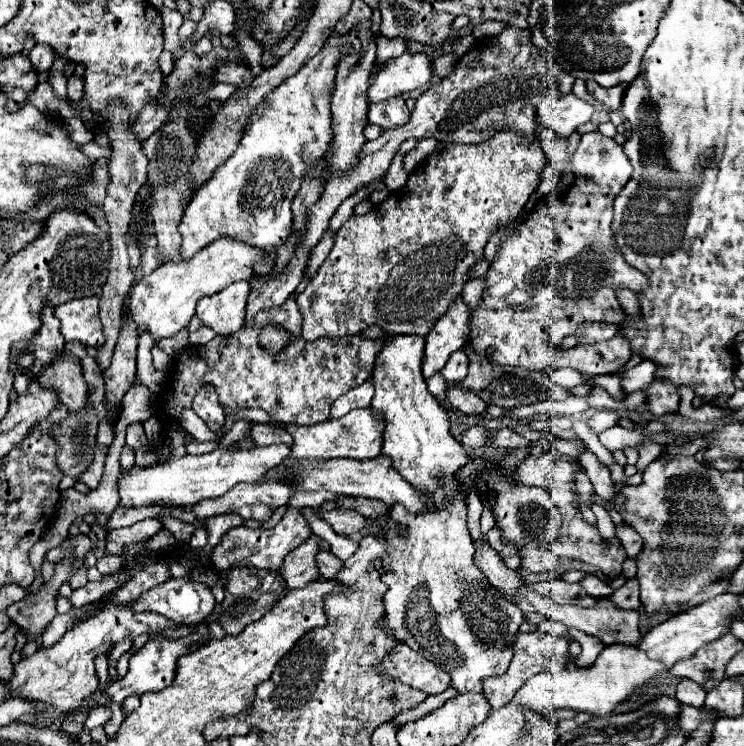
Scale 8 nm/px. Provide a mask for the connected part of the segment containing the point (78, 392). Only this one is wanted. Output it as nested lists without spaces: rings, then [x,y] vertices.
[[[58,358],[44,372],[38,374],[42,384],[52,384],[60,388],[60,400],[70,410],[70,414],[80,414],[88,406],[88,386],[84,382],[78,358]]]

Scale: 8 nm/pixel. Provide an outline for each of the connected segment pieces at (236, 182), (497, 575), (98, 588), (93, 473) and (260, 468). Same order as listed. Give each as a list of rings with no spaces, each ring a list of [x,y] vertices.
[[[356,28],[348,34],[332,32],[324,48],[294,76],[282,82],[270,100],[262,104],[258,120],[250,128],[244,128],[236,152],[194,192],[180,222],[182,258],[194,256],[200,248],[220,236],[232,236],[234,240],[262,250],[284,244],[292,232],[290,204],[298,194],[304,176],[320,158],[324,158],[328,140],[332,140],[328,120],[336,68],[348,50],[360,52],[360,46]]]
[[[476,542],[476,562],[480,564],[480,570],[486,572],[486,578],[506,596],[516,596],[518,588],[524,586],[518,574],[512,574],[512,570],[504,564],[502,556],[494,548],[482,546],[482,542]]]
[[[114,574],[114,578],[102,576],[102,580],[98,582],[88,582],[86,586],[72,590],[68,600],[74,608],[82,608],[84,604],[92,604],[100,600],[100,596],[106,596],[108,592],[112,592],[112,588],[116,588],[116,584],[122,584],[122,582],[124,582],[124,574]]]
[[[95,445],[95,458],[90,467],[83,472],[80,480],[88,486],[89,489],[97,488],[102,478],[104,464],[109,448],[101,448]]]
[[[288,444],[280,446],[264,446],[264,448],[252,448],[252,450],[214,450],[210,454],[202,456],[172,456],[166,462],[158,462],[152,466],[132,466],[124,472],[120,472],[118,480],[118,492],[120,502],[126,508],[142,508],[142,506],[186,506],[192,508],[200,500],[206,498],[220,498],[224,496],[232,486],[238,482],[258,482],[262,476],[280,464],[291,448]]]

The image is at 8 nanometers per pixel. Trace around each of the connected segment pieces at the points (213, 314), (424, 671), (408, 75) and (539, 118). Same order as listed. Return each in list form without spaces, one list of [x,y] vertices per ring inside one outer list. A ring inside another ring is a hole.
[[[236,282],[224,288],[222,292],[200,298],[196,306],[198,318],[204,326],[212,328],[220,336],[230,336],[238,332],[244,324],[244,308],[248,300],[250,286],[248,282]]]
[[[406,642],[396,644],[380,662],[374,664],[374,670],[382,678],[408,684],[428,696],[440,694],[450,686],[448,672],[428,662],[420,652],[412,650]]]
[[[404,52],[400,58],[382,64],[372,86],[368,88],[368,100],[384,102],[416,88],[424,88],[430,84],[432,76],[434,70],[430,56]]]
[[[566,94],[560,98],[546,96],[536,112],[536,124],[540,128],[552,128],[562,138],[568,138],[580,124],[590,122],[592,114],[594,108],[578,100],[574,94]]]

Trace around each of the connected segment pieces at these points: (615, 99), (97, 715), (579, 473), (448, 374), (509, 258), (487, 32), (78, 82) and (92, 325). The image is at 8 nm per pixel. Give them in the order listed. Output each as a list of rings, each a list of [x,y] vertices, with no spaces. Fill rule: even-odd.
[[[588,80],[588,82],[586,82],[586,88],[588,88],[588,92],[590,92],[594,98],[598,98],[598,100],[604,102],[606,106],[610,106],[610,110],[618,110],[618,108],[620,108],[620,102],[622,102],[622,96],[624,96],[626,84],[616,84],[616,86],[604,88],[604,86],[596,84],[594,80]]]
[[[97,707],[90,710],[85,727],[91,730],[94,727],[103,726],[112,716],[110,707]]]
[[[578,466],[578,470],[576,470],[576,490],[578,490],[578,494],[580,494],[580,502],[584,502],[584,504],[590,506],[590,504],[592,504],[590,494],[594,492],[594,488],[592,488],[592,484],[590,484],[590,480],[588,480],[586,470],[580,468],[580,466]]]
[[[452,354],[450,362],[448,362],[448,368],[444,368],[440,374],[444,376],[444,380],[448,384],[462,382],[468,374],[468,358],[464,354]]]
[[[600,132],[584,134],[576,154],[572,156],[572,173],[574,182],[566,190],[566,194],[560,194],[558,198],[542,204],[540,208],[534,206],[524,220],[524,228],[520,228],[516,236],[508,236],[508,240],[504,240],[500,252],[496,254],[496,260],[492,262],[486,274],[488,288],[484,292],[482,306],[470,320],[470,342],[476,354],[488,358],[494,364],[546,370],[548,366],[558,368],[562,358],[566,366],[576,368],[584,374],[614,374],[622,370],[632,356],[630,342],[624,340],[622,330],[618,330],[614,338],[600,344],[586,344],[586,348],[570,348],[562,354],[552,348],[552,344],[560,342],[564,336],[572,336],[584,324],[620,324],[626,318],[626,312],[622,310],[614,290],[628,288],[632,292],[644,292],[650,286],[648,276],[632,268],[624,260],[620,248],[614,246],[614,234],[611,230],[614,216],[612,202],[632,176],[632,164],[624,154],[624,148],[616,144],[614,138],[602,136]],[[600,150],[606,150],[608,154],[600,156]]]
[[[488,22],[488,24],[484,24],[484,26],[480,26],[480,28],[476,28],[476,38],[482,38],[482,36],[496,36],[496,34],[500,34],[502,30],[506,28],[506,24],[504,22]]]
[[[70,76],[68,80],[68,92],[70,92],[70,100],[80,100],[80,94],[84,94],[84,82],[78,76]]]
[[[100,296],[68,300],[54,308],[54,316],[62,322],[62,336],[66,342],[78,340],[84,346],[102,346],[106,336],[98,314]]]

